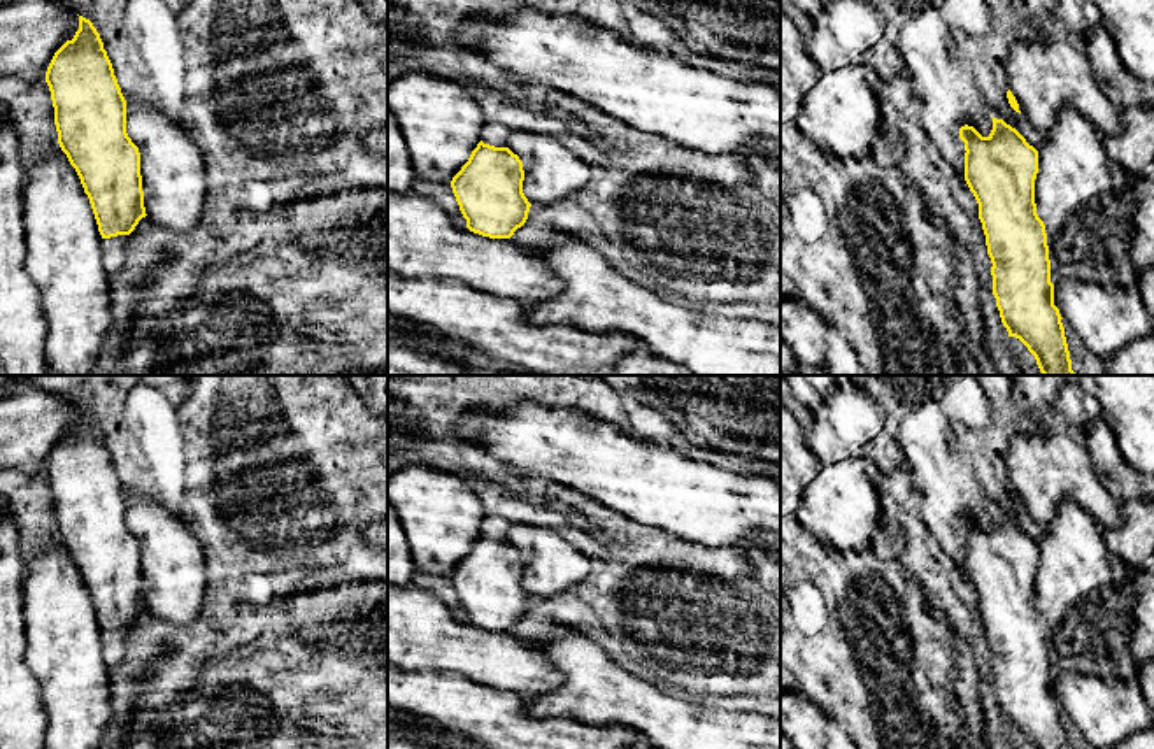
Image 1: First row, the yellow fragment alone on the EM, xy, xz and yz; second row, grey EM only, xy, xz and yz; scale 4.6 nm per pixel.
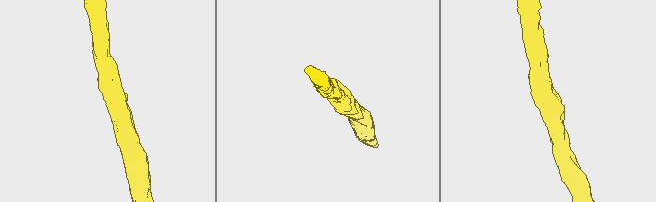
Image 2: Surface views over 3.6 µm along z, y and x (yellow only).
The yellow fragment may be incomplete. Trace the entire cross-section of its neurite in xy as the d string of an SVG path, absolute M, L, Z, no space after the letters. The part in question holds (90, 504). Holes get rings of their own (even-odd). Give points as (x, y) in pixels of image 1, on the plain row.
M79 409L79 423L53 449L46 475L54 500L58 537L89 591L102 631L130 628L146 610L140 546L126 526L126 493L93 416Z

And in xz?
M481 533L451 574L467 621L489 631L510 631L526 616L531 600L523 574L517 547Z

